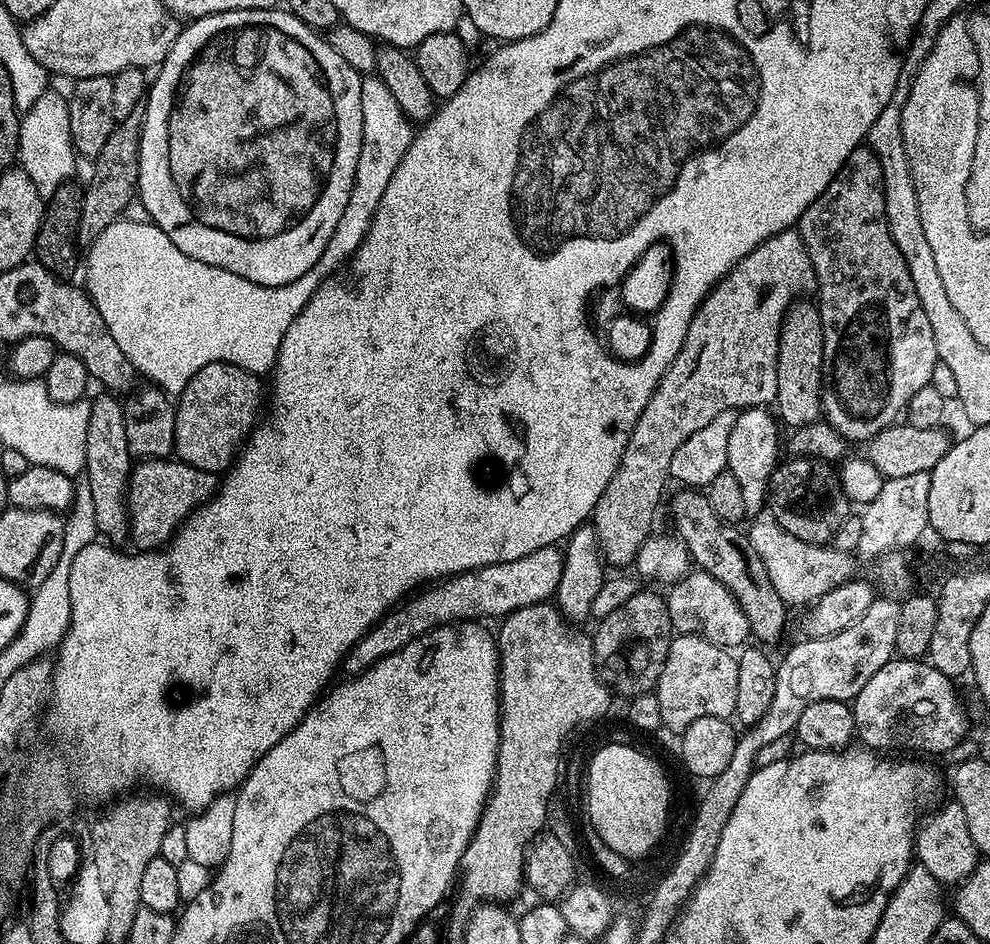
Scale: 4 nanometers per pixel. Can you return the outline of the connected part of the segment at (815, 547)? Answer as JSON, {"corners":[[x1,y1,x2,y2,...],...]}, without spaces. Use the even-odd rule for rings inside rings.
{"corners":[[760,514,749,528,746,535,754,550,758,550,758,558,762,558,762,566,766,566,766,574,770,574,770,582,774,582,774,590,778,590,778,598,782,598,785,604,811,605,820,597,827,594,834,586,844,584,853,579,856,564,853,553,838,552,831,546,823,544,811,544,794,538,788,534,768,514]]}

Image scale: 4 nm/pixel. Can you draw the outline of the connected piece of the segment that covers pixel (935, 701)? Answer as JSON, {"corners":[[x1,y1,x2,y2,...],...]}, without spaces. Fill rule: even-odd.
{"corners":[[893,658,886,662,886,666,882,666,882,670,878,670,878,674,874,674,874,678,870,678,870,682,866,682,866,686,862,686,862,690,858,690,855,700,851,701,852,717,856,723,856,736,859,743,869,750,875,750,880,754,900,754,905,748,905,753,916,754,912,752,948,752,951,748,956,748,964,740,964,735,968,732,968,716,964,713,964,704,960,701,960,696,956,693,953,677,942,674,942,670,934,670,934,666,925,662,920,658]]}

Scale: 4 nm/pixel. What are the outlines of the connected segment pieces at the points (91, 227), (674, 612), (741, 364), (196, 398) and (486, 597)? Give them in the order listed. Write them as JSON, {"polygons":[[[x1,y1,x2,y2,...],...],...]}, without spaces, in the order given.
{"polygons":[[[147,101,138,102,128,118,119,121,99,155,94,158,94,172,90,185,85,185,82,214,79,218,77,239,84,244,91,244,109,225,124,213,125,206,137,193,137,178,140,173,141,128,145,120]],[[699,570,689,571,687,576,667,589,666,599,670,622,679,635,701,636,729,650,739,649,749,643,750,629,746,614,742,606,738,606,734,594,730,594,730,590,726,590,718,578,710,578,710,574]],[[789,230,766,238,766,242,750,250,750,254,742,257,700,303,690,322,690,330,686,330,686,342,682,342,678,358,674,358,674,362,658,382,650,402,646,402,646,410,642,410,626,442,626,450,618,462,618,470,614,470,614,478,610,478,606,490,602,490,602,498,598,498,596,509,592,511,590,524,596,529,600,555,609,565,631,565,640,547,653,535,652,523,656,520,656,507,659,506,660,499,662,504,665,499,664,487,670,484,670,458,674,458,674,450,678,450,678,446,682,446,682,442,686,442,686,438,690,438,694,430,702,430,702,426,707,426,712,419,718,418,722,410,758,408,775,401,778,390,780,324,788,307,816,287,810,254,799,231]],[[210,362,210,366,202,366,202,370,198,370,198,374,194,374,194,378,190,378,190,382,186,386,186,390,178,393,178,399,175,401,176,406,176,421,174,422,174,456,181,464,189,464,192,468,197,468,199,472,215,472,217,474,223,473,225,469,231,465,232,461,236,459,242,445,247,441,251,431,256,427,258,421,261,419,262,411,260,407,265,407,266,404,266,384,264,384,259,375,254,372,247,372,233,364,226,362]],[[553,546,550,548,543,548,542,550,534,550,534,554,526,554,526,558,514,558,514,562,498,562,497,564,491,564,485,568,475,568,469,572,459,572,457,576,449,576,439,582,433,583,430,587,425,590,419,591,416,595,411,598,405,599,403,603,392,609,388,615,383,616,378,623,367,634,365,634,360,641,355,644,348,655,344,657,344,663,342,665,343,671,348,671,348,674,359,674,364,672,372,664,377,664,382,658,386,658,390,654,394,654,398,650,402,650,402,646,406,646,410,642,414,642,418,637,424,635,426,632,432,631,434,628,440,628,444,624,451,624,453,622,480,622,485,618,483,616,496,616,495,618,503,618,509,616,514,610,519,608,525,608,531,604,543,604,551,601,556,594,556,587,558,586,558,578,562,578,562,566,564,565,564,554,559,547]]]}

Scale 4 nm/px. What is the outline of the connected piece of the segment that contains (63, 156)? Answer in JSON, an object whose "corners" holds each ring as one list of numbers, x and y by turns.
{"corners":[[55,90,44,92,43,96,38,98,31,109,23,113,19,126,19,146,17,148,17,163,26,174,29,174,30,180,38,190,40,196,45,198,52,196,58,186,71,181,76,170,76,160,78,154,73,146,73,139,70,138,70,116,67,97,58,94]]}

